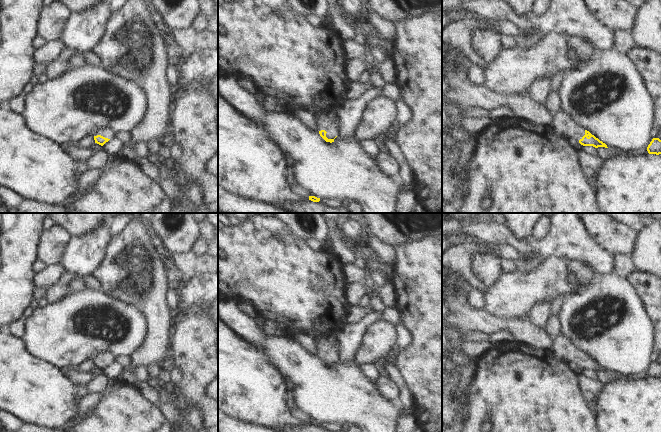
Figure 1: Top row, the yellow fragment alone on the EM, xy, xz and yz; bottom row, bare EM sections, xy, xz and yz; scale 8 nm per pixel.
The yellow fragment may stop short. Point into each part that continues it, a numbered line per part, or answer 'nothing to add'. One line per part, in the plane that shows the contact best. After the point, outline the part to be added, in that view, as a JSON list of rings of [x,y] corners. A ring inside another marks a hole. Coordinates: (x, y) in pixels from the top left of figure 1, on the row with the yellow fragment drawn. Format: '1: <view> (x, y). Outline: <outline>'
1: xz (326, 119). Outline: [[[329,105],[314,111],[316,128],[318,131],[325,130],[328,139],[338,136],[340,126],[336,115],[337,105]]]

